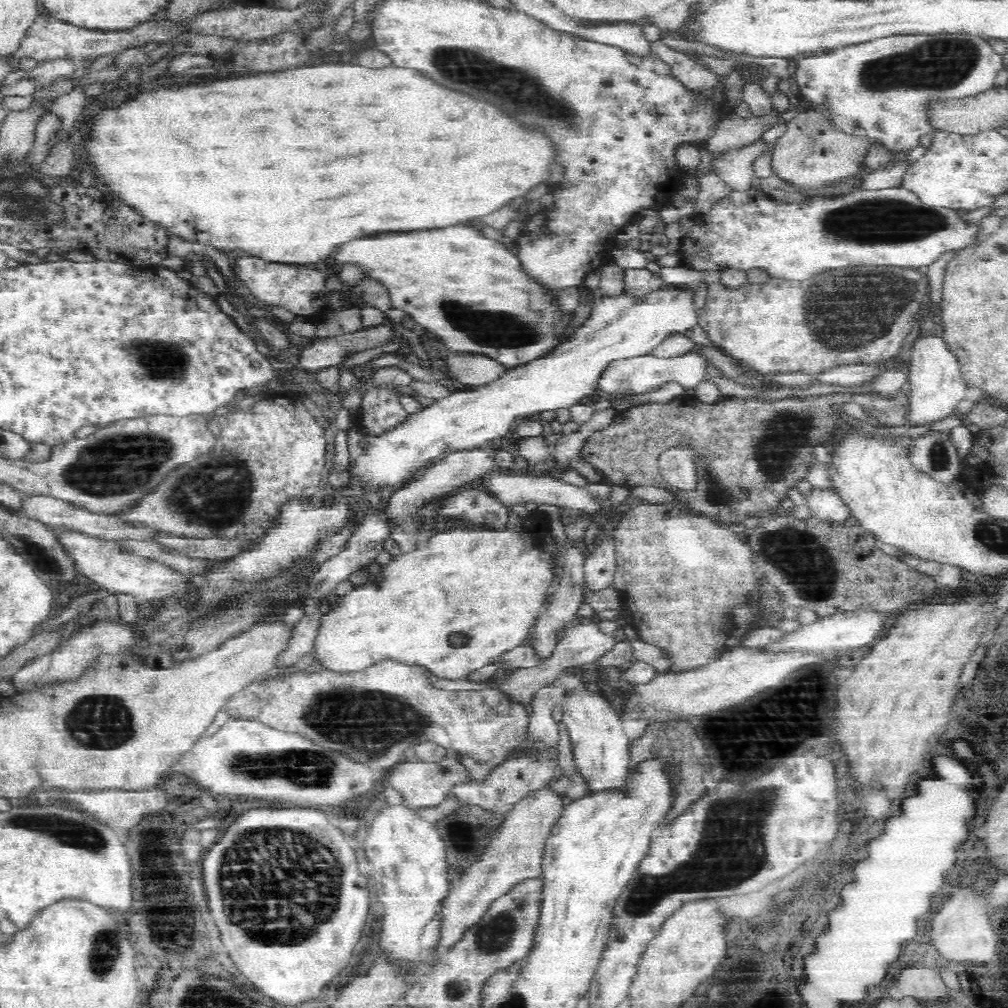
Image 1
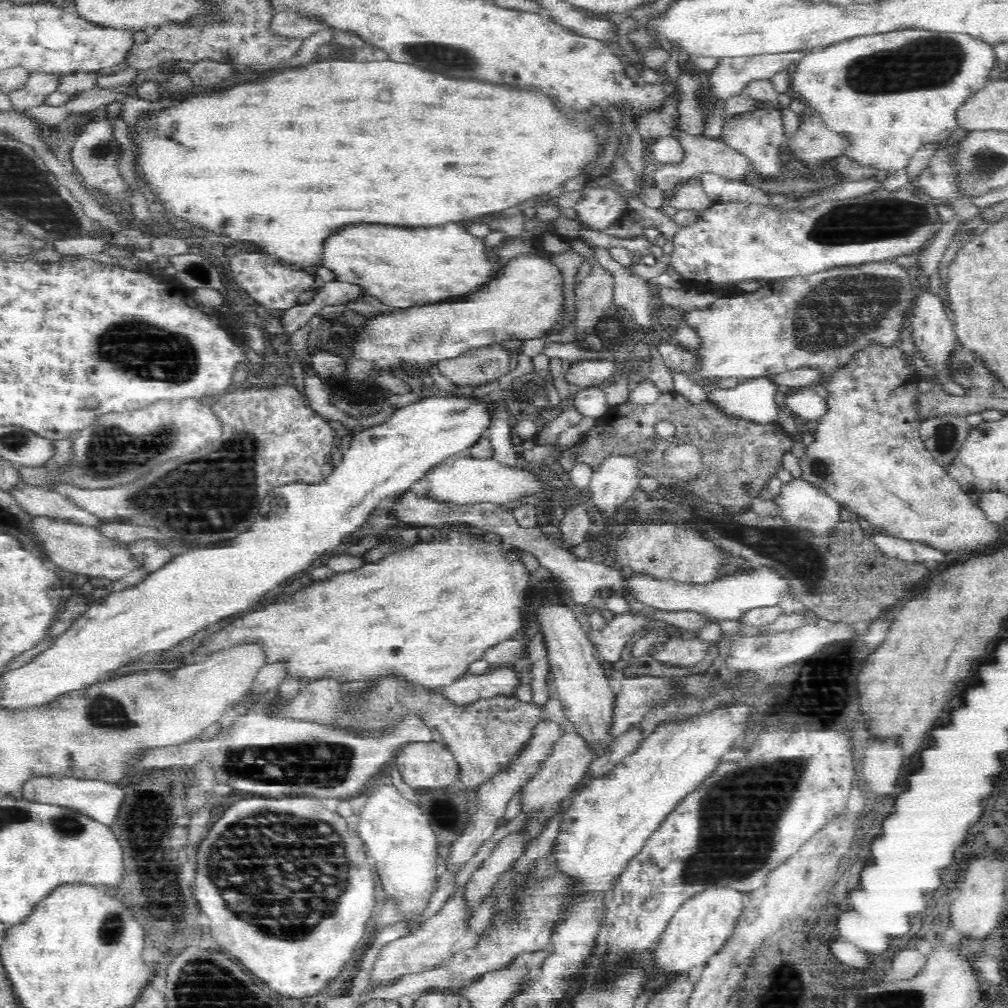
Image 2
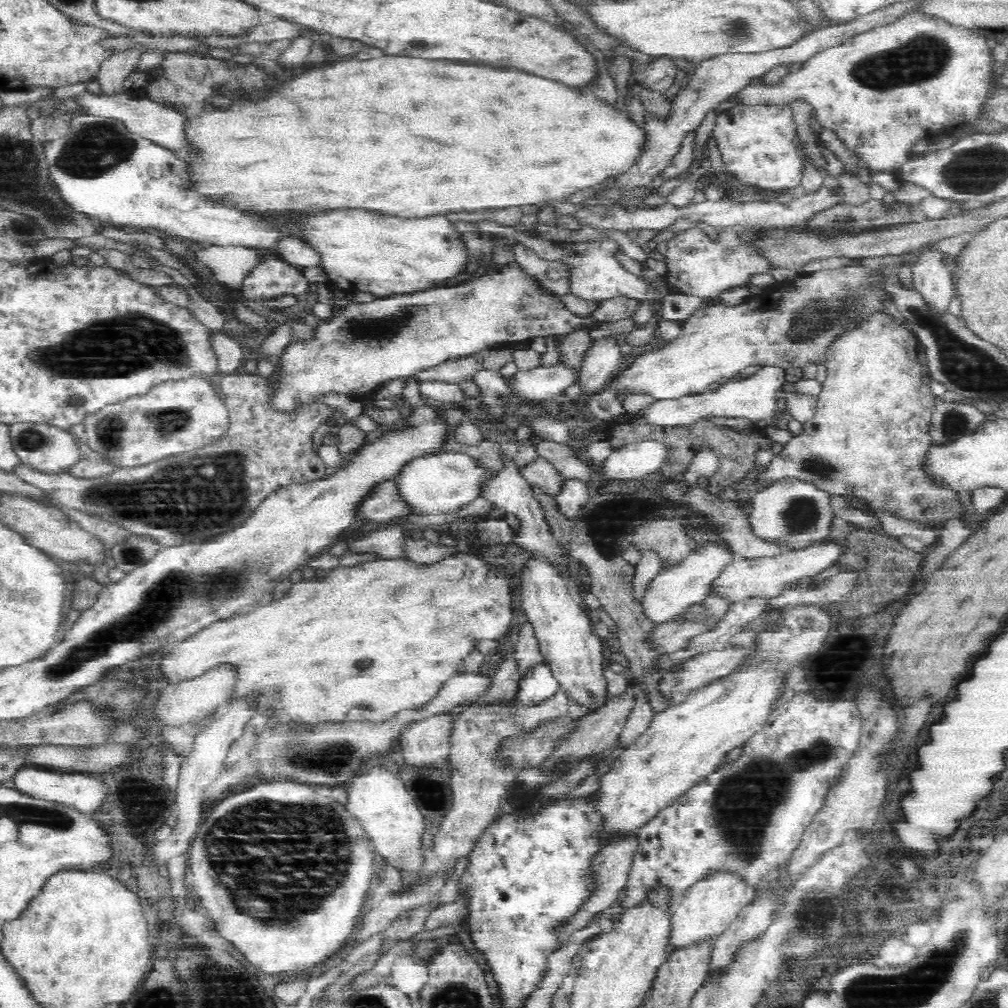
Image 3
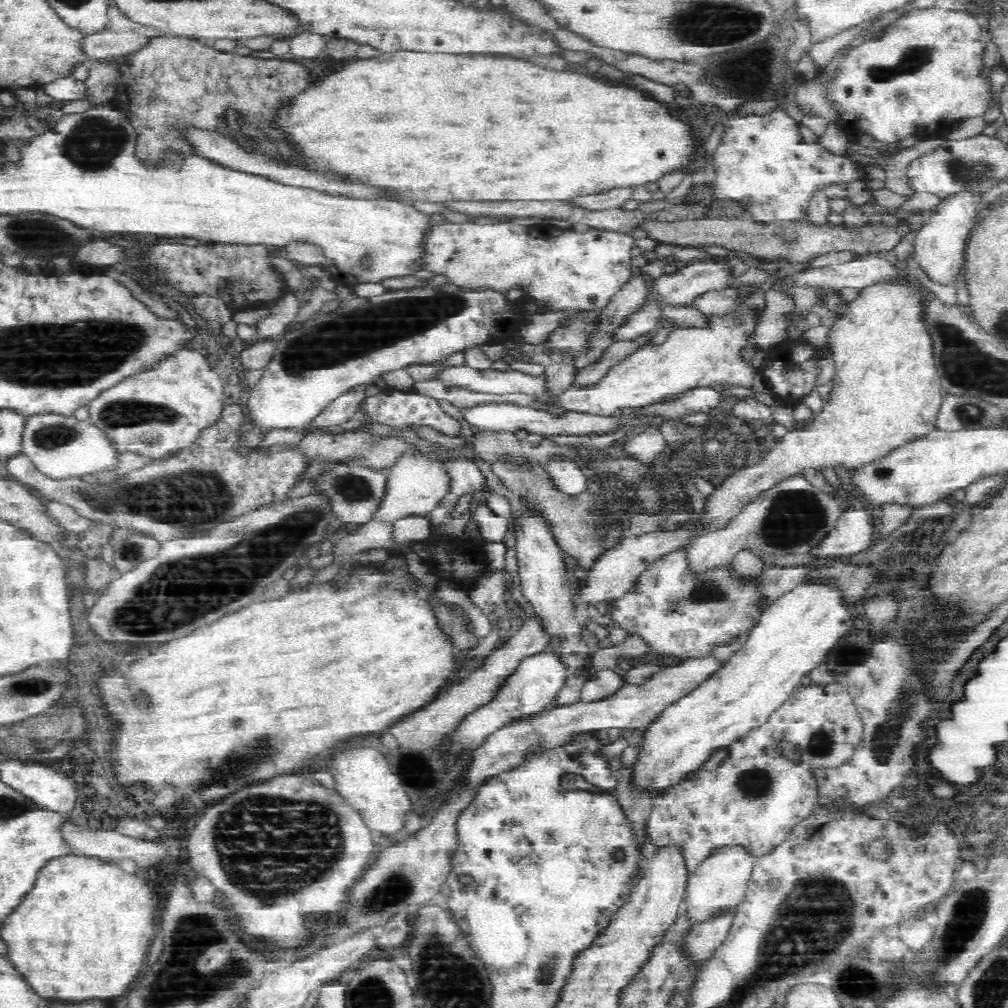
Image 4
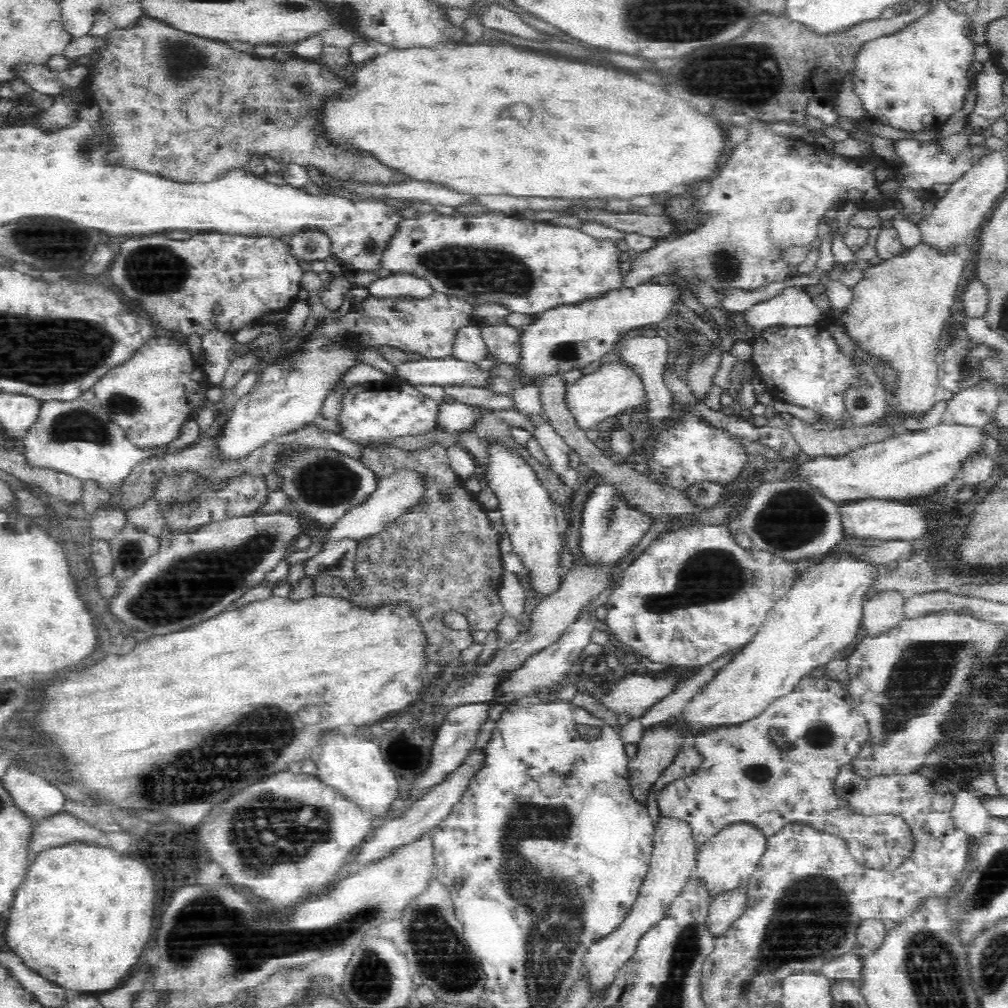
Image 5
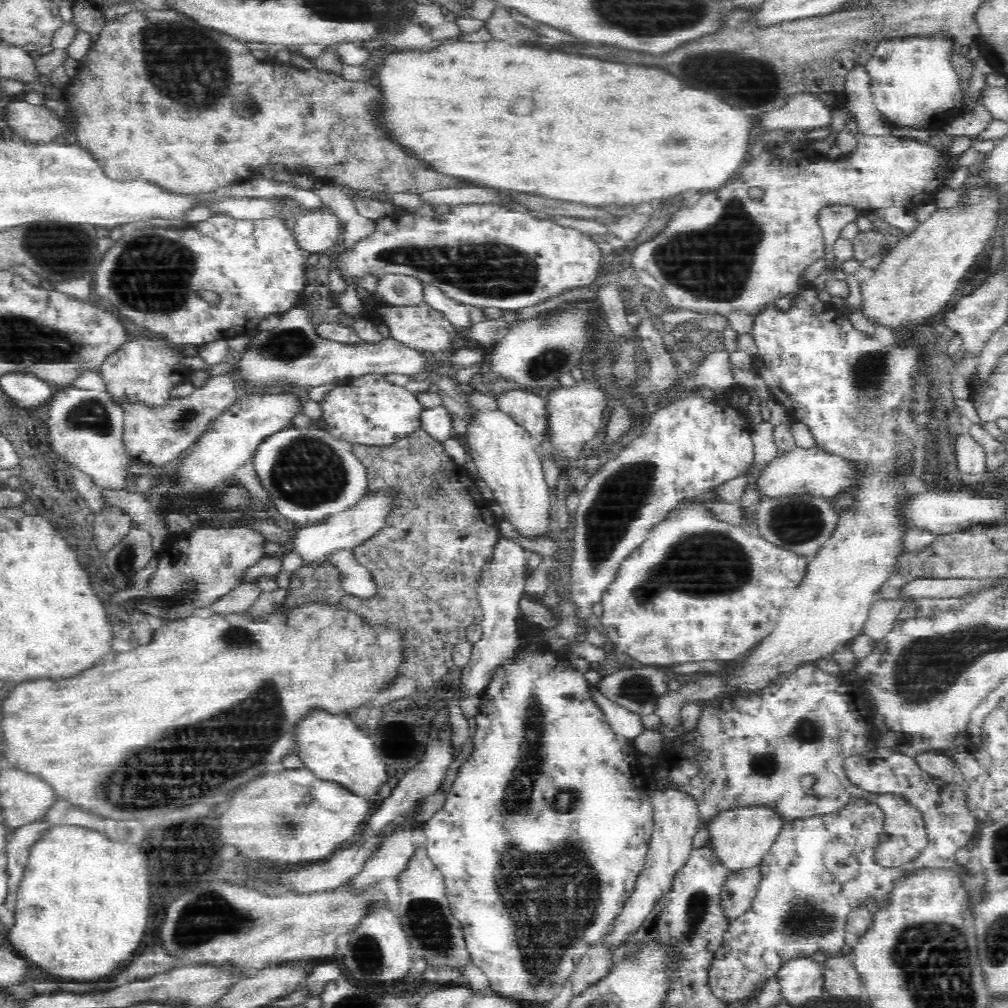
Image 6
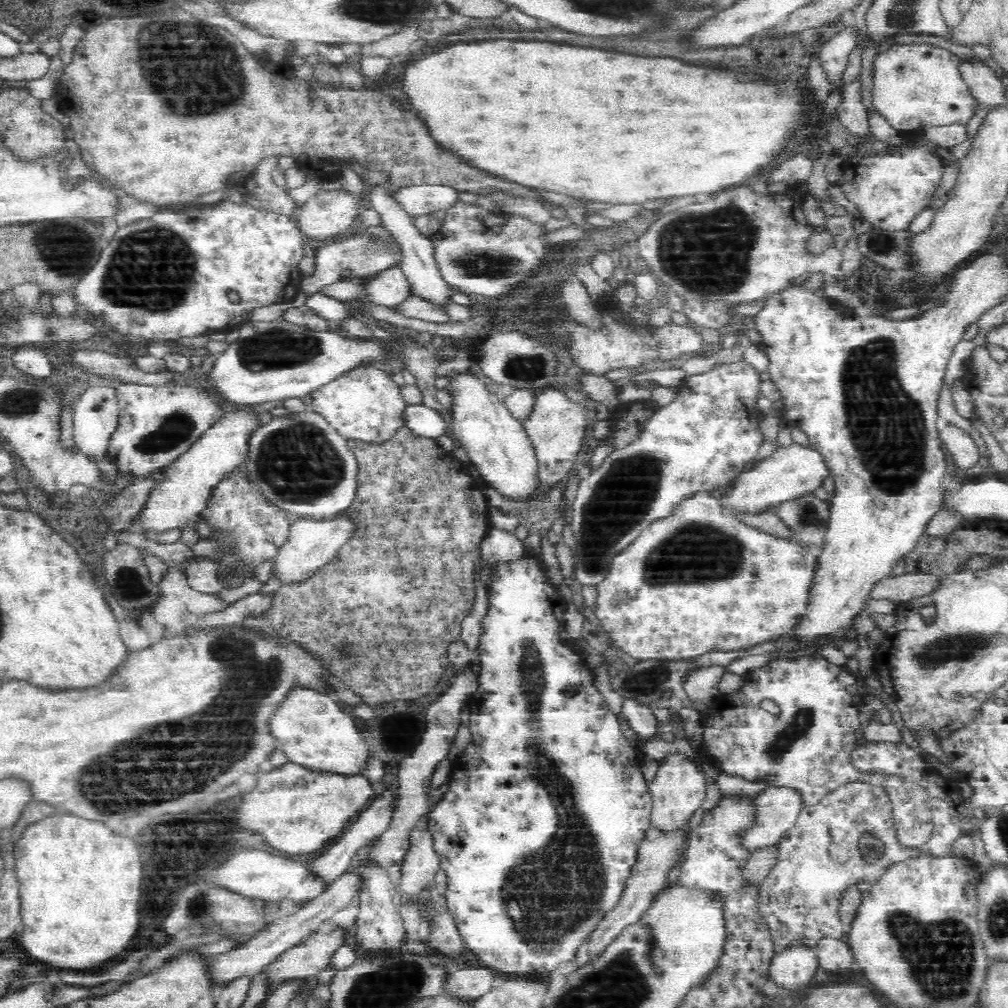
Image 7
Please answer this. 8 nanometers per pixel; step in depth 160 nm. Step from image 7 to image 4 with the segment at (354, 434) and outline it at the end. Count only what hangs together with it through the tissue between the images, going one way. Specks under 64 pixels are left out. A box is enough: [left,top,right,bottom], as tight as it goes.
[362,389,462,437]

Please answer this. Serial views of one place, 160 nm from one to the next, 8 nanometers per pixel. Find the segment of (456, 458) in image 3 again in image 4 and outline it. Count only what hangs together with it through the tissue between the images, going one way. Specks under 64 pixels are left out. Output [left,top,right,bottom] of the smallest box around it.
[377,453,452,522]

